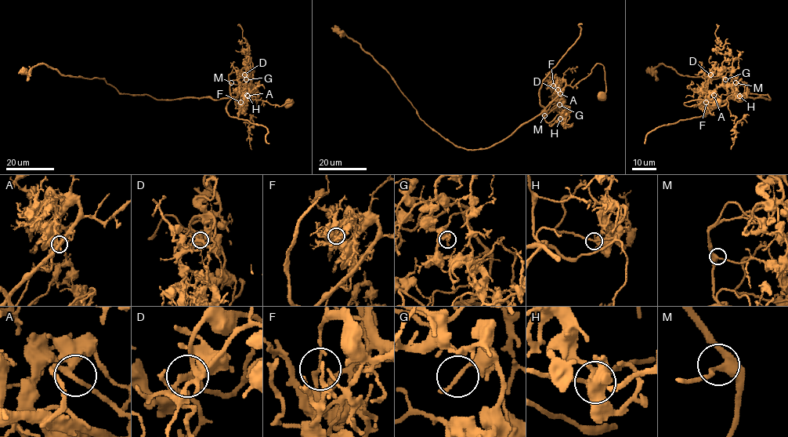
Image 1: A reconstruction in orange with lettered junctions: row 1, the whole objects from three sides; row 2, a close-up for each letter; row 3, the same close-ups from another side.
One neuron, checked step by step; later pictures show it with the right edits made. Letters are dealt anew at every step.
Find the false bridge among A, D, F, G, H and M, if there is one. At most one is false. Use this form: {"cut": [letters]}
{"cut": ["F"]}

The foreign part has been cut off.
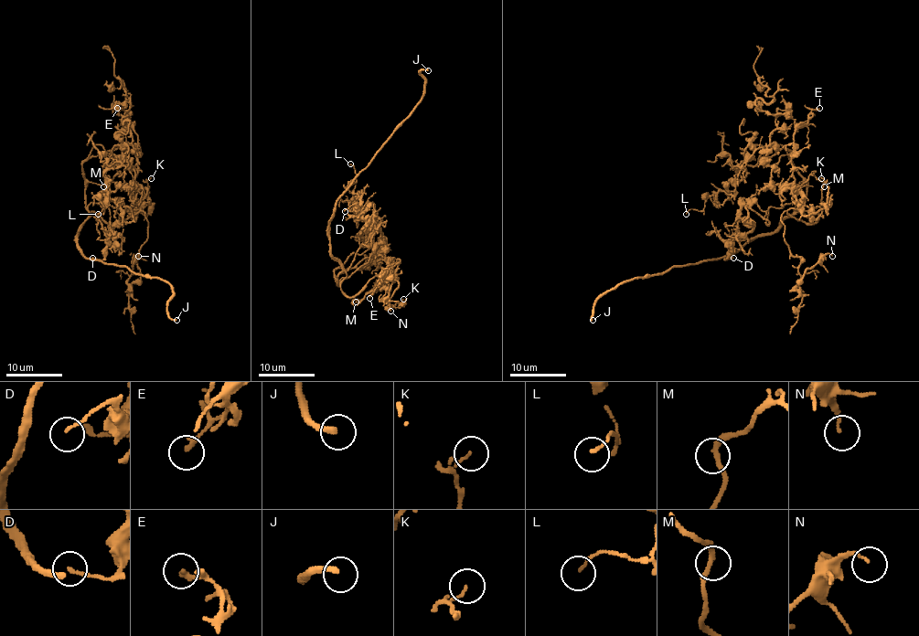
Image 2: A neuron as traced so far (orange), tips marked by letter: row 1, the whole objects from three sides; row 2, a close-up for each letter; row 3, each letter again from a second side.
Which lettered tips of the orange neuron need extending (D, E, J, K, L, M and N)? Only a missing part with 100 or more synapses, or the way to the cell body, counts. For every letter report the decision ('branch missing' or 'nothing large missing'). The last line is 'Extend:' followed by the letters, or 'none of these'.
D: nothing large missing
E: nothing large missing
J: branch missing
K: nothing large missing
L: nothing large missing
M: nothing large missing
N: nothing large missing
Extend: J

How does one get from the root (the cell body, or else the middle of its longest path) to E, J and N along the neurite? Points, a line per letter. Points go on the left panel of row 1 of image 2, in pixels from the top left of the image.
E: (90, 214), (88, 182), (133, 186), (133, 193), (135, 186), (137, 133), (127, 112), (117, 108)
J: (90, 214), (77, 232), (77, 245), (82, 254), (166, 280), (172, 288), (167, 314), (176, 320)
N: (90, 214), (116, 222), (143, 211), (148, 222), (147, 240), (129, 284), (140, 277), (138, 256)

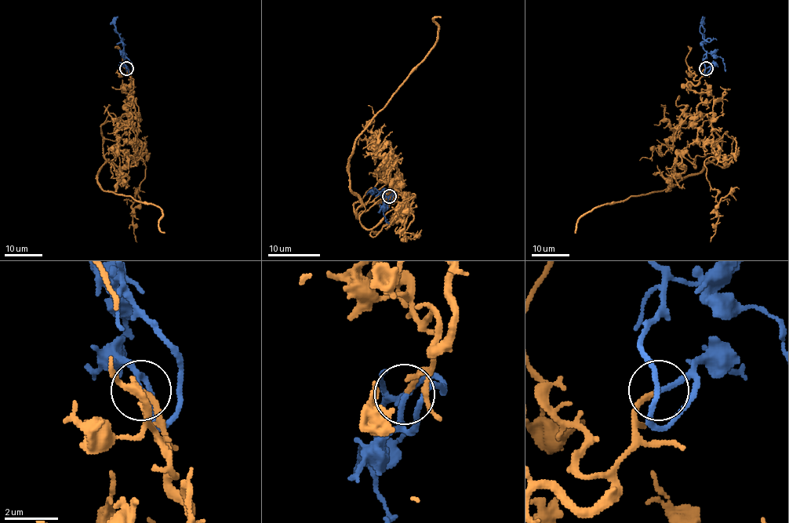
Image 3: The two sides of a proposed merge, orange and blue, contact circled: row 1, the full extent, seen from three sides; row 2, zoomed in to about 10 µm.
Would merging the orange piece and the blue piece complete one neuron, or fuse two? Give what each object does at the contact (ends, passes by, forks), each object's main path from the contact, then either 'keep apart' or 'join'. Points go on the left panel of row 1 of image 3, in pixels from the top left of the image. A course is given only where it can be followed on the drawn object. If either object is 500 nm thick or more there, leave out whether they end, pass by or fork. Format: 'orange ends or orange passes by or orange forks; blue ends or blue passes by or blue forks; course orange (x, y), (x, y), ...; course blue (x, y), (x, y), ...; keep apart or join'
orange ends; blue ends; course orange (127, 68), (134, 111), (103, 125), (106, 161), (97, 176), (103, 190), (158, 206), (165, 233); course blue (127, 68), (129, 73), (132, 63), (124, 53), (123, 43), (115, 29), (114, 19), (117, 16); join

